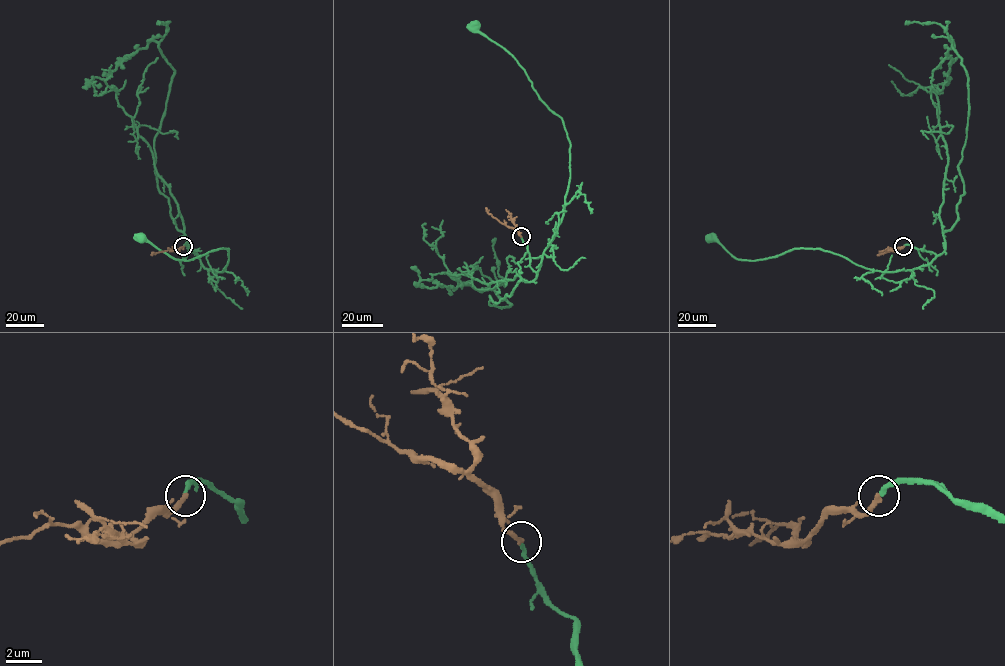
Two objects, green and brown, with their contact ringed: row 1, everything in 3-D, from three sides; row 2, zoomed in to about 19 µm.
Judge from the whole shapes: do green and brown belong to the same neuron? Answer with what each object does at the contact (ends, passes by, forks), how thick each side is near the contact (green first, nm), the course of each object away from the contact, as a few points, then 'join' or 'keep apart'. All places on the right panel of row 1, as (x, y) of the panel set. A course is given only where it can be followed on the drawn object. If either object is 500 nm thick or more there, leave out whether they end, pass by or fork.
green ends | brown ends | 240/280 nm | green via (904, 246), (936, 256), (912, 270), (882, 272), (820, 248), (797, 248), (744, 260), (710, 238) | brown via (904, 246), (877, 255) | join

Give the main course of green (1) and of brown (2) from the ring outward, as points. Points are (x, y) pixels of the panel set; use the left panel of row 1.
1: (183, 246), (191, 249), (208, 270), (222, 272), (227, 264), (228, 248), (181, 260), (141, 238)
2: (183, 246), (176, 251), (169, 249), (150, 255)

